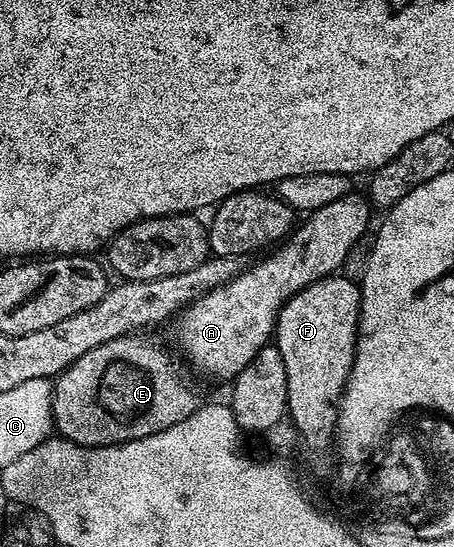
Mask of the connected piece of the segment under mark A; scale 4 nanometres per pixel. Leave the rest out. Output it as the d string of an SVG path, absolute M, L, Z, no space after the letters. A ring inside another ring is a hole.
M358 191L333 199L333 203L325 203L325 207L306 214L282 244L263 255L268 257L261 258L256 265L255 262L248 264L231 281L188 304L177 317L179 345L183 348L186 364L196 374L204 373L224 383L230 382L245 363L249 363L249 359L272 340L275 321L285 302L309 283L342 270L349 247L368 236L371 213L370 200Z

